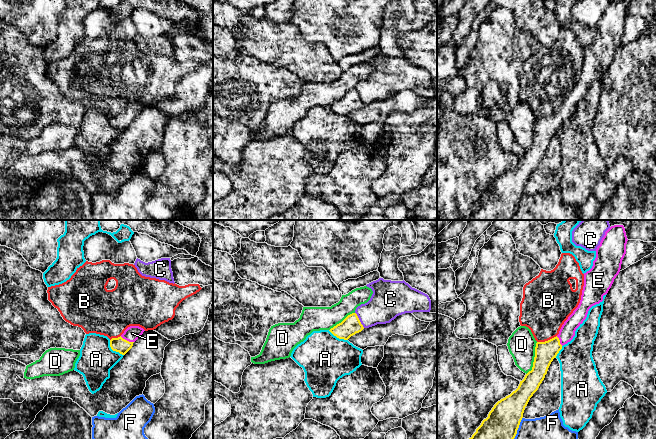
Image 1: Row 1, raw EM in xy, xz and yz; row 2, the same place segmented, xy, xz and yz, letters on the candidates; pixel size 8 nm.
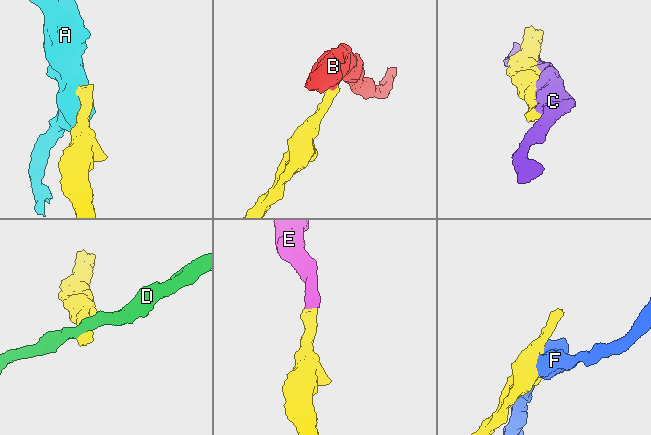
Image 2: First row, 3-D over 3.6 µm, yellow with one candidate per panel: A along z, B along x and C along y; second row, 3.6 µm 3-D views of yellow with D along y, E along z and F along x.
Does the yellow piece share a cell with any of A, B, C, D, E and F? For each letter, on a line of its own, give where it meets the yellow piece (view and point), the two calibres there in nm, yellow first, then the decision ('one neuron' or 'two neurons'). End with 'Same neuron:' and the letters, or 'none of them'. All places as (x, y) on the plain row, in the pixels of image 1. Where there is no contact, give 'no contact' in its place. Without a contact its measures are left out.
A: contact xy (113, 126); calibres 120 and 280 nm; two neurons
B: contact yz (546, 117); calibres 170 and 380 nm; two neurons
C: contact xz (359, 96); calibres 150 and 260 nm; two neurons
D: contact yz (534, 134); calibres 170 and 220 nm; two neurons
E: contact xy (126, 116); calibres 120 and 120 nm; one neuron
F: contact yz (517, 205); calibres 300 and 420 nm; two neurons
Same neuron: E

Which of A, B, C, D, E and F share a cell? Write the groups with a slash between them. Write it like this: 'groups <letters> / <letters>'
groups A / B / C / D / E / F

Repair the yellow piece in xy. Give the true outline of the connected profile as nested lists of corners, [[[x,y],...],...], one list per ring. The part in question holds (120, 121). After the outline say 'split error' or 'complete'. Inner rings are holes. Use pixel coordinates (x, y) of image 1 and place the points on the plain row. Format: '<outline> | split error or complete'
[[[139,102],[128,103],[120,113],[110,116],[111,125],[125,131],[144,107],[145,106]]] | split error

